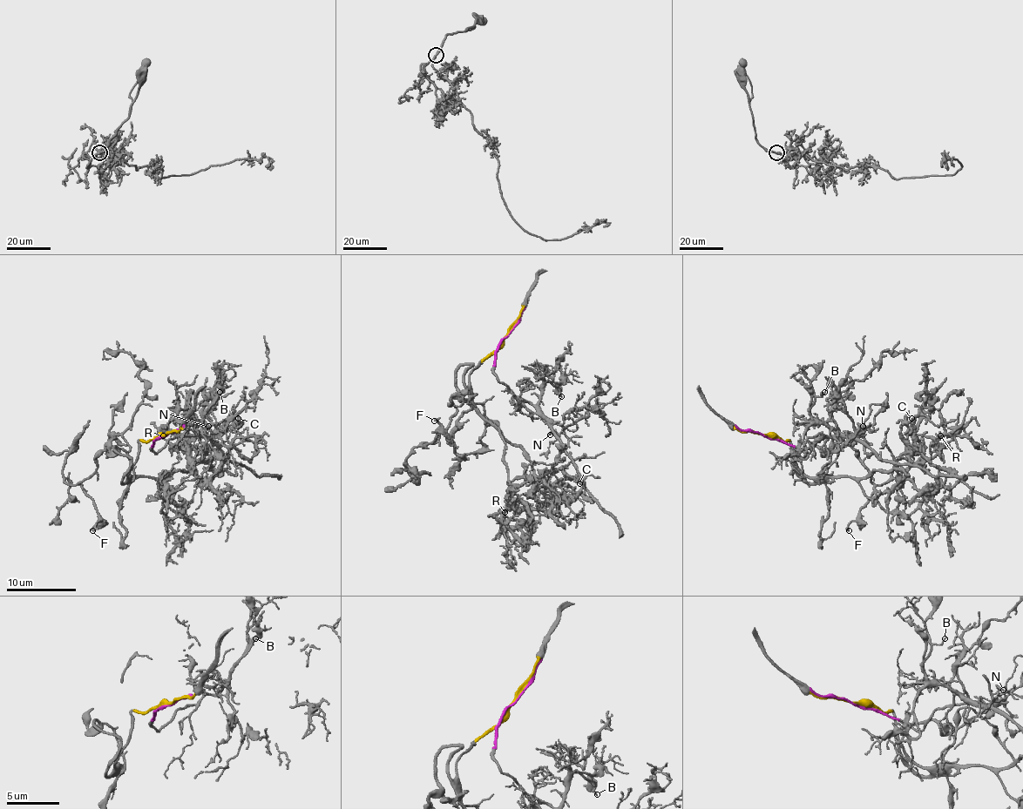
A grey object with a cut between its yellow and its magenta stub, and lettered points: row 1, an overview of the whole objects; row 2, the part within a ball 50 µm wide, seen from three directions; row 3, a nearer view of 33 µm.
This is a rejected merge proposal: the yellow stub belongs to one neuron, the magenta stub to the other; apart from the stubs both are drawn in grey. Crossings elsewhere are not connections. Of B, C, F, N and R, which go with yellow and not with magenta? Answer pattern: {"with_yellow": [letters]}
{"with_yellow": ["C", "F", "R"]}

